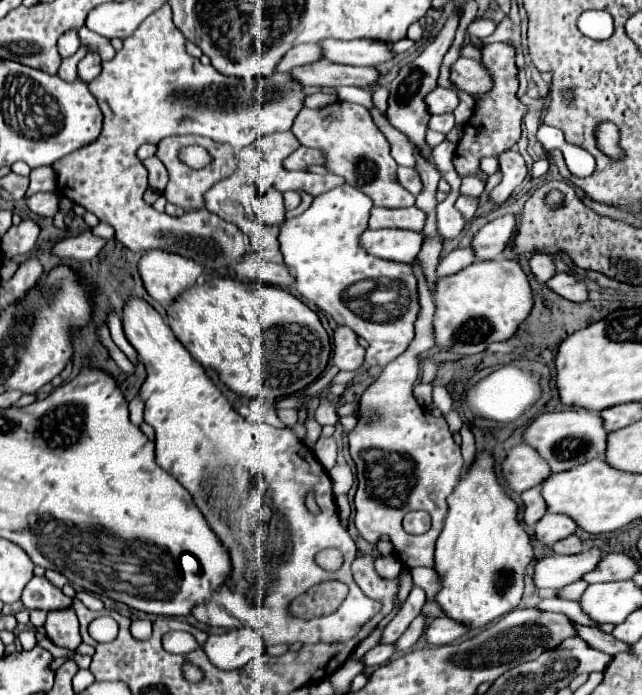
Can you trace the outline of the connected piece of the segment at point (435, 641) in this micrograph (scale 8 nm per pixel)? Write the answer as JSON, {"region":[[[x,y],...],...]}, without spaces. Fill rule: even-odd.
{"region":[[[432,618],[432,620],[428,620],[422,636],[432,646],[444,646],[444,644],[450,644],[456,638],[464,636],[466,632],[468,630],[464,630],[464,626],[456,626],[456,622],[448,622],[446,618]]]}

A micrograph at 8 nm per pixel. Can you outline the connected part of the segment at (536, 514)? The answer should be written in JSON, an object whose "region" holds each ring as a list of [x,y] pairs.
{"region":[[[540,486],[522,492],[522,502],[524,502],[522,522],[524,522],[526,526],[534,526],[534,524],[536,524],[536,522],[546,514],[544,500],[540,498]]]}

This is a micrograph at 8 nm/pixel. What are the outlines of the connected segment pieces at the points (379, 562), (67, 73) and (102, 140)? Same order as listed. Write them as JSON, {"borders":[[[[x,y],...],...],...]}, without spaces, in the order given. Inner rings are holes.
{"borders":[[[[393,553],[388,556],[381,556],[374,561],[376,572],[385,579],[395,579],[398,577],[401,569],[402,562],[398,556]],[[392,556],[395,556],[392,557]]],[[[82,44],[76,54],[72,54],[70,58],[64,58],[64,60],[62,60],[62,64],[60,64],[60,68],[58,68],[58,76],[60,76],[62,80],[76,80],[76,78],[78,78],[78,74],[76,74],[76,64],[78,64],[86,54],[88,54],[88,48]]],[[[164,6],[152,12],[132,36],[124,40],[124,48],[110,61],[102,63],[102,71],[90,82],[90,92],[98,100],[100,110],[104,112],[104,126],[100,136],[84,148],[56,160],[52,168],[58,174],[58,190],[62,196],[84,206],[88,212],[96,214],[100,222],[110,224],[116,230],[116,240],[134,252],[146,252],[150,248],[168,250],[186,258],[196,260],[208,268],[226,268],[238,262],[248,250],[248,236],[242,234],[238,226],[222,220],[220,216],[208,210],[192,210],[182,218],[168,216],[166,212],[156,212],[152,206],[146,206],[142,194],[148,186],[146,168],[136,158],[136,150],[144,144],[158,144],[166,136],[180,134],[198,134],[208,136],[214,142],[230,144],[234,150],[240,150],[264,134],[290,130],[296,114],[302,108],[302,86],[296,86],[288,74],[272,74],[268,78],[256,78],[254,88],[250,82],[240,78],[228,78],[216,72],[212,66],[202,66],[198,58],[186,52],[186,38],[172,22],[170,6]]]]}

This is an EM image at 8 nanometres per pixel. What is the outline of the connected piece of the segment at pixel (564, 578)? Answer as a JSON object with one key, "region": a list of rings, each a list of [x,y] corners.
{"region":[[[592,548],[574,556],[548,556],[536,562],[534,566],[534,586],[536,588],[562,588],[582,578],[588,570],[596,568],[600,562],[602,550]]]}

